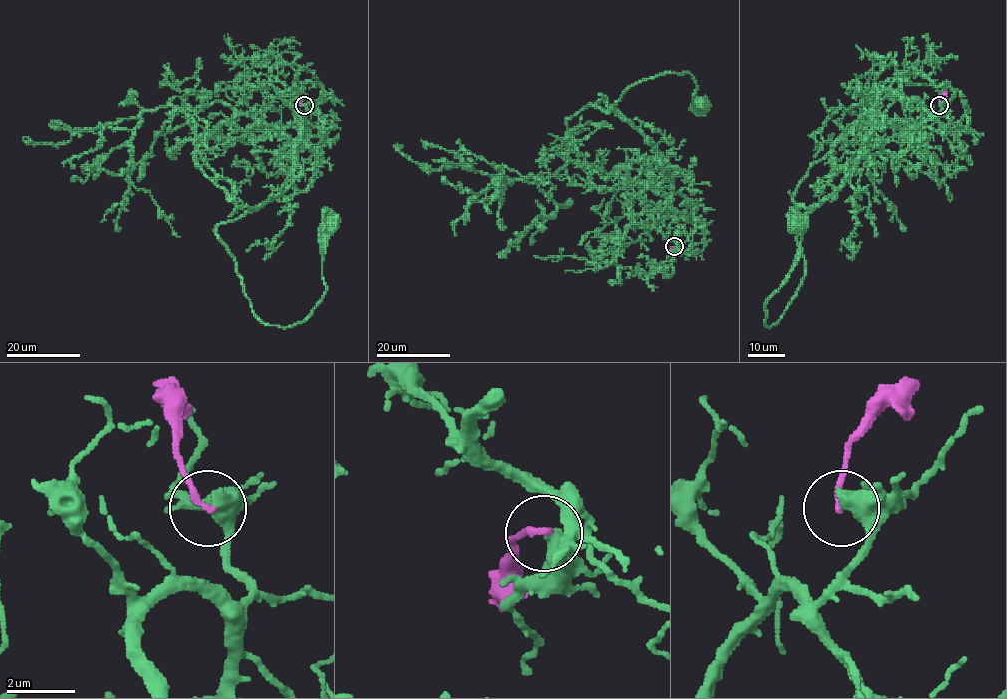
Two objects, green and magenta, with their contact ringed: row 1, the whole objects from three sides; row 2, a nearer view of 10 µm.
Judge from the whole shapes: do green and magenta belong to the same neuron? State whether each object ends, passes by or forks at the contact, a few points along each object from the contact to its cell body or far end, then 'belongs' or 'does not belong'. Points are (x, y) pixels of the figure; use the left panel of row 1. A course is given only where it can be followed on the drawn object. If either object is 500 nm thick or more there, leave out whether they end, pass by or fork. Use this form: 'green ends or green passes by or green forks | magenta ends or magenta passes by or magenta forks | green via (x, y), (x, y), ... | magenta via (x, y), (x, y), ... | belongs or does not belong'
green via (304, 105), (295, 174), (257, 209), (216, 228), (265, 324), (301, 323), (318, 303), (330, 222) | magenta via (304, 105), (298, 91) | does not belong

